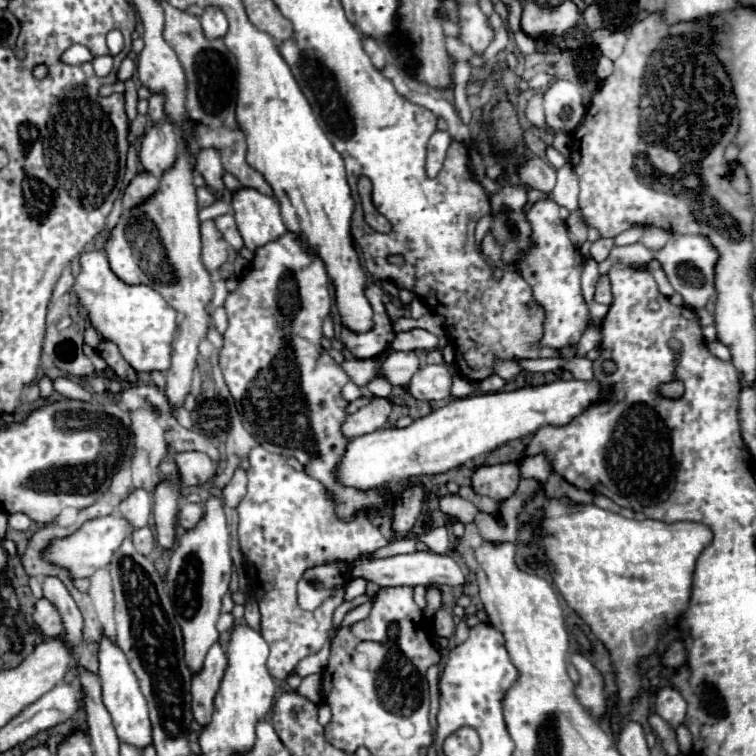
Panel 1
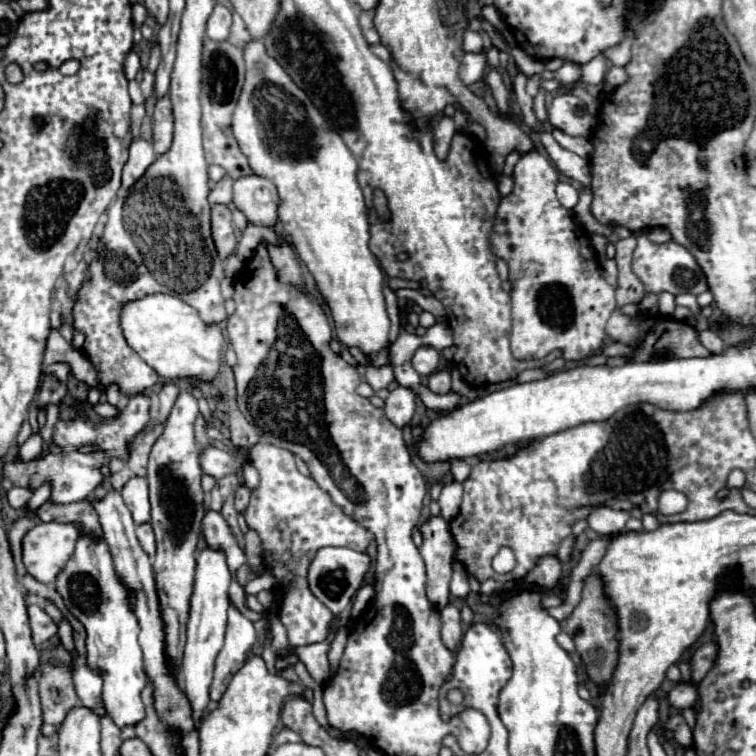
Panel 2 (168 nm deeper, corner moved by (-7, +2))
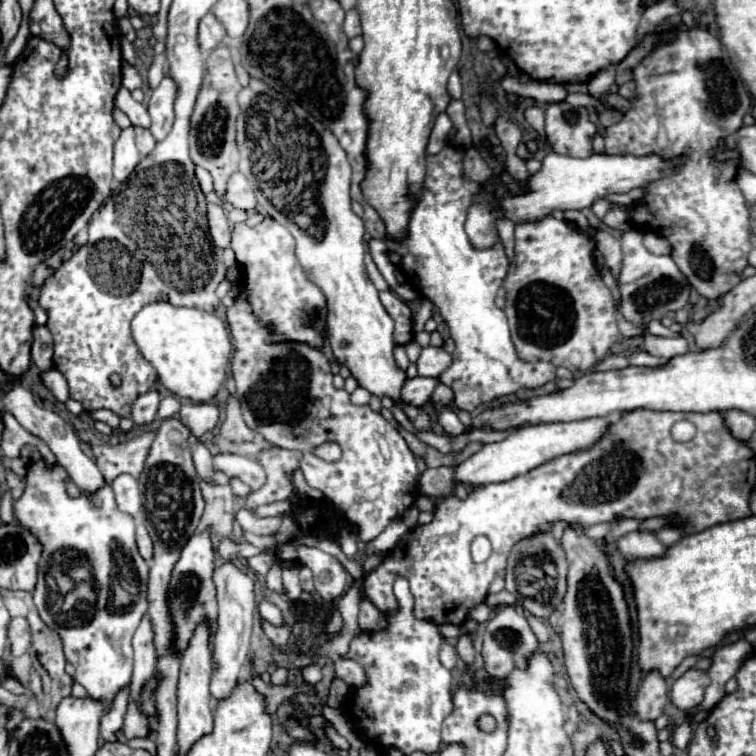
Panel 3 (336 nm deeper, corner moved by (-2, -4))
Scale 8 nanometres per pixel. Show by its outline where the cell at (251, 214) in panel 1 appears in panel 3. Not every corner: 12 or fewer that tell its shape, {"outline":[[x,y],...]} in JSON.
{"outline":[[232,173],[224,201],[254,211],[254,189],[242,173]]}

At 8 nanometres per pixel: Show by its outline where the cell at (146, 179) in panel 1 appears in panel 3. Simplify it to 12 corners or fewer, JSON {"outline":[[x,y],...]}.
{"outline":[[134,127],[122,129],[114,143],[114,177],[124,181],[140,153]]}

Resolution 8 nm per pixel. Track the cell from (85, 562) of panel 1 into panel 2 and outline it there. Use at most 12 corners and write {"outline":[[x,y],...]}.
{"outline":[[39,523],[23,539],[23,563],[53,585],[75,541],[75,523]]}

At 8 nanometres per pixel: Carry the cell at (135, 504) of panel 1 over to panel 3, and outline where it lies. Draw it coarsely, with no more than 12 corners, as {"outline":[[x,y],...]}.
{"outline":[[126,473],[112,481],[120,511],[138,515],[140,487]]}

